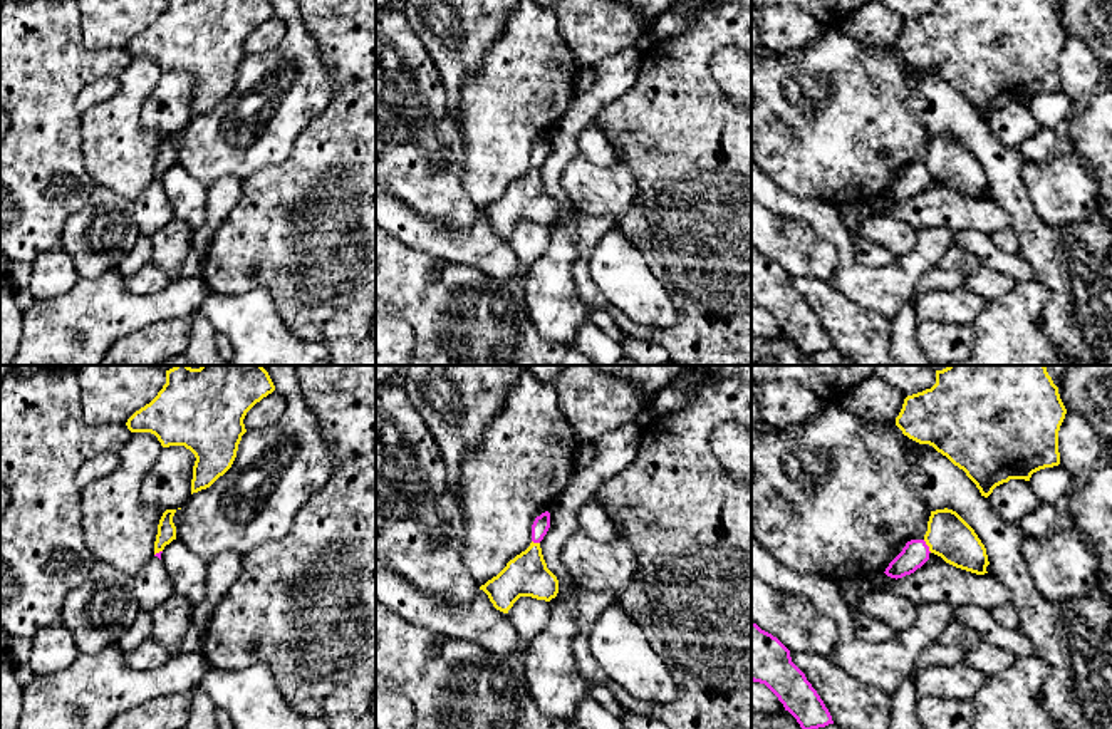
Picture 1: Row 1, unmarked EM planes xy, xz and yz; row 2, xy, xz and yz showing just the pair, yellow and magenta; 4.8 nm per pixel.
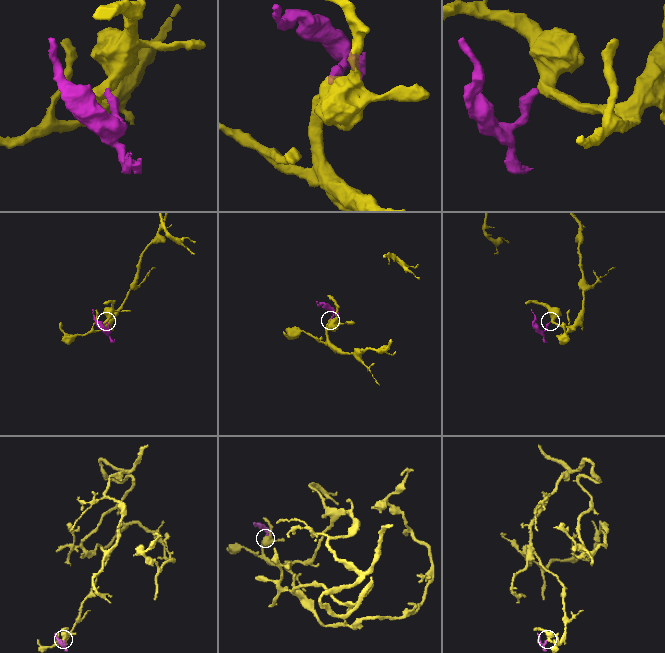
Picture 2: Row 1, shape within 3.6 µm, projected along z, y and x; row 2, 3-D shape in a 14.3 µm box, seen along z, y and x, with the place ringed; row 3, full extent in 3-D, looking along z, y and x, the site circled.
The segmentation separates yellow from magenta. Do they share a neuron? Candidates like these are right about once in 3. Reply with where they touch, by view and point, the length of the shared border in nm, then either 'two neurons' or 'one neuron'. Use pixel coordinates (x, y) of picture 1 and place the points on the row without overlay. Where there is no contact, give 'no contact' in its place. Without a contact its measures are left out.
contact yz (928, 170); length 80 nm; two neurons

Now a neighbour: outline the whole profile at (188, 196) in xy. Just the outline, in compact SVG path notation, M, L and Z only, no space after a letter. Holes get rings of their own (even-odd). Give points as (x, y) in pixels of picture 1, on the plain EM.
M173 164L164 171L161 186L171 203L173 215L190 225L191 231L205 221L206 211L206 188L191 178L181 166Z

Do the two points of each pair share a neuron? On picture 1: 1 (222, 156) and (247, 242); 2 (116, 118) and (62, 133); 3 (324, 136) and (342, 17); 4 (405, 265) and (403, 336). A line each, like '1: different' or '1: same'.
1: different
2: different
3: same
4: different

